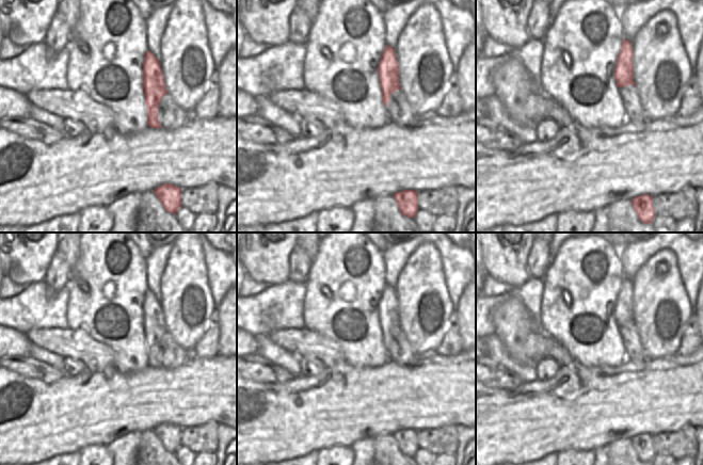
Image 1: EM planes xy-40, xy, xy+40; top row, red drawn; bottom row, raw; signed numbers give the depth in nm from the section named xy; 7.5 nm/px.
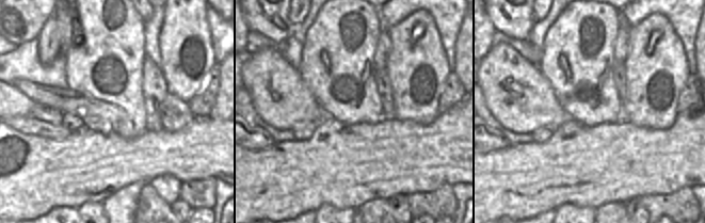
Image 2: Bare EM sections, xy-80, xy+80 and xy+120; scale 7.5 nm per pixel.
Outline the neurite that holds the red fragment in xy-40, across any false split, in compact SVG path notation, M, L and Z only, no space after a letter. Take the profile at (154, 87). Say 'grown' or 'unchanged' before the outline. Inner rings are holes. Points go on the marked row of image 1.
unchanged; M150 51L145 52L143 61L143 93L147 108L147 126L161 128L158 121L158 106L167 91L160 62Z

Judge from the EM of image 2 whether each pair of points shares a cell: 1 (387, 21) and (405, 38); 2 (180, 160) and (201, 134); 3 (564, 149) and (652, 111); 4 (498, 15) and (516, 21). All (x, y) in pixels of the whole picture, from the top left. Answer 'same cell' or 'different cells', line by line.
1: different cells
2: same cell
3: different cells
4: same cell

